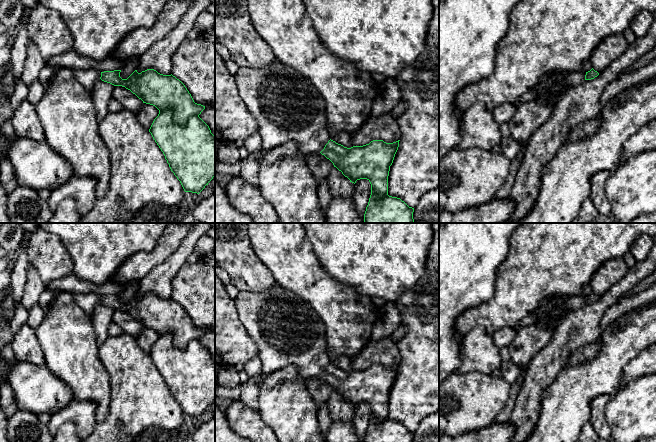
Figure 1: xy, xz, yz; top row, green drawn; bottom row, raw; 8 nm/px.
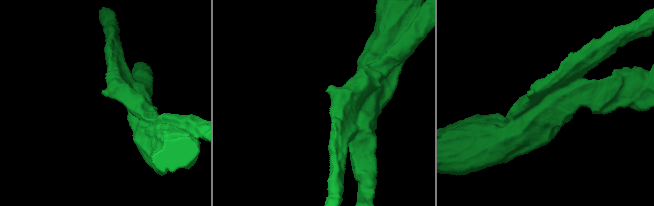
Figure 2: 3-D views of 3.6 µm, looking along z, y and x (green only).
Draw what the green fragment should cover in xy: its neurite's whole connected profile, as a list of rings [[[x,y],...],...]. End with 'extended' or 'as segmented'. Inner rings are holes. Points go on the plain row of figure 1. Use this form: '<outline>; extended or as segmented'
[[[77,293],[74,294],[74,300],[90,319],[94,307],[101,303],[114,310],[125,311],[143,327],[155,330],[159,338],[149,356],[184,415],[199,418],[215,400],[215,360],[199,341],[205,330],[195,327],[185,309],[172,298],[163,299],[154,293],[147,293],[141,297],[135,294],[127,303],[122,303],[120,296],[121,294],[100,296],[97,293]]]; extended

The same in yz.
[[[593,292],[584,296],[583,294],[571,297],[557,297],[555,299],[545,300],[535,311],[530,314],[537,317],[534,325],[539,327],[552,327],[556,332],[558,325],[565,317],[563,310],[569,312],[582,307],[584,304],[591,304],[597,301],[599,297]]]; extended

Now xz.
[[[279,285],[274,292],[250,292],[239,291],[235,299],[238,317],[250,337],[256,342],[258,347],[258,357],[262,362],[263,374],[265,376],[273,374],[282,368],[296,366],[300,374],[306,379],[321,377],[329,383],[334,391],[347,401],[350,406],[367,403],[371,408],[371,419],[364,438],[364,442],[413,442],[414,432],[409,431],[400,422],[388,419],[388,400],[390,390],[393,387],[395,378],[399,371],[399,365],[386,367],[383,364],[373,364],[363,370],[344,371],[330,362],[327,353],[326,329],[319,315],[308,302]]]; extended

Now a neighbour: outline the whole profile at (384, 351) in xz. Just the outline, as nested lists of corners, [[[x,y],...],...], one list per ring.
[[[386,337],[377,342],[372,342],[370,339],[351,361],[354,370],[363,370],[373,364],[396,366],[400,364],[401,356],[396,341],[392,337]]]

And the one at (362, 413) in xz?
[[[367,403],[357,404],[354,409],[353,425],[355,427],[357,437],[364,441],[366,431],[371,419],[371,408]]]

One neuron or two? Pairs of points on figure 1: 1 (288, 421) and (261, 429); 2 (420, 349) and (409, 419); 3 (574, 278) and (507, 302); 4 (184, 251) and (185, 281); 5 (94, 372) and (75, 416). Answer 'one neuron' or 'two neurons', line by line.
1: two neurons
2: one neuron
3: one neuron
4: two neurons
5: two neurons

